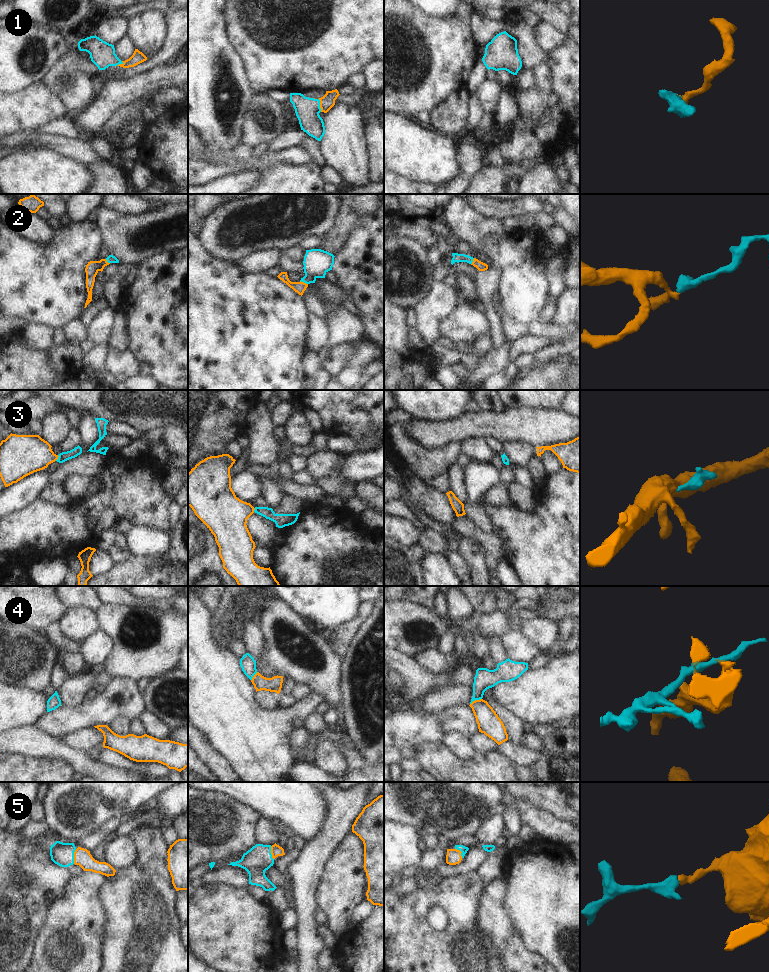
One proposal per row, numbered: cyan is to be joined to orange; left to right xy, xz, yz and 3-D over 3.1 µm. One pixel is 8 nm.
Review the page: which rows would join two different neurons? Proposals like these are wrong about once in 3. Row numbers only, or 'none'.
4

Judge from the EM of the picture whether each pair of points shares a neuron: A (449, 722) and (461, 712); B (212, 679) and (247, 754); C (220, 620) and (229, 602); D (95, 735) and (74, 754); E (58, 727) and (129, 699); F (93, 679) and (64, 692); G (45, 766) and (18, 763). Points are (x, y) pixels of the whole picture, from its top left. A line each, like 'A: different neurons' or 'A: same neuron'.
A: same neuron
B: same neuron
C: same neuron
D: different neurons
E: same neuron
F: same neuron
G: same neuron

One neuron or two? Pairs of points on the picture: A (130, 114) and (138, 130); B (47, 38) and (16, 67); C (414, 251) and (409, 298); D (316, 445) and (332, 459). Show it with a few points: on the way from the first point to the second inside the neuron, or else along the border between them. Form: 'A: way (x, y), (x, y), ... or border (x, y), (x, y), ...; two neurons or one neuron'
A: border (140, 115), (133, 122), (125, 126); two neurons
B: way (48, 52), (43, 69), (38, 74), (30, 74); one neuron
C: way (412, 263), (409, 268), (409, 286); one neuron
D: border (326, 451), (316, 451), (307, 458); two neurons

